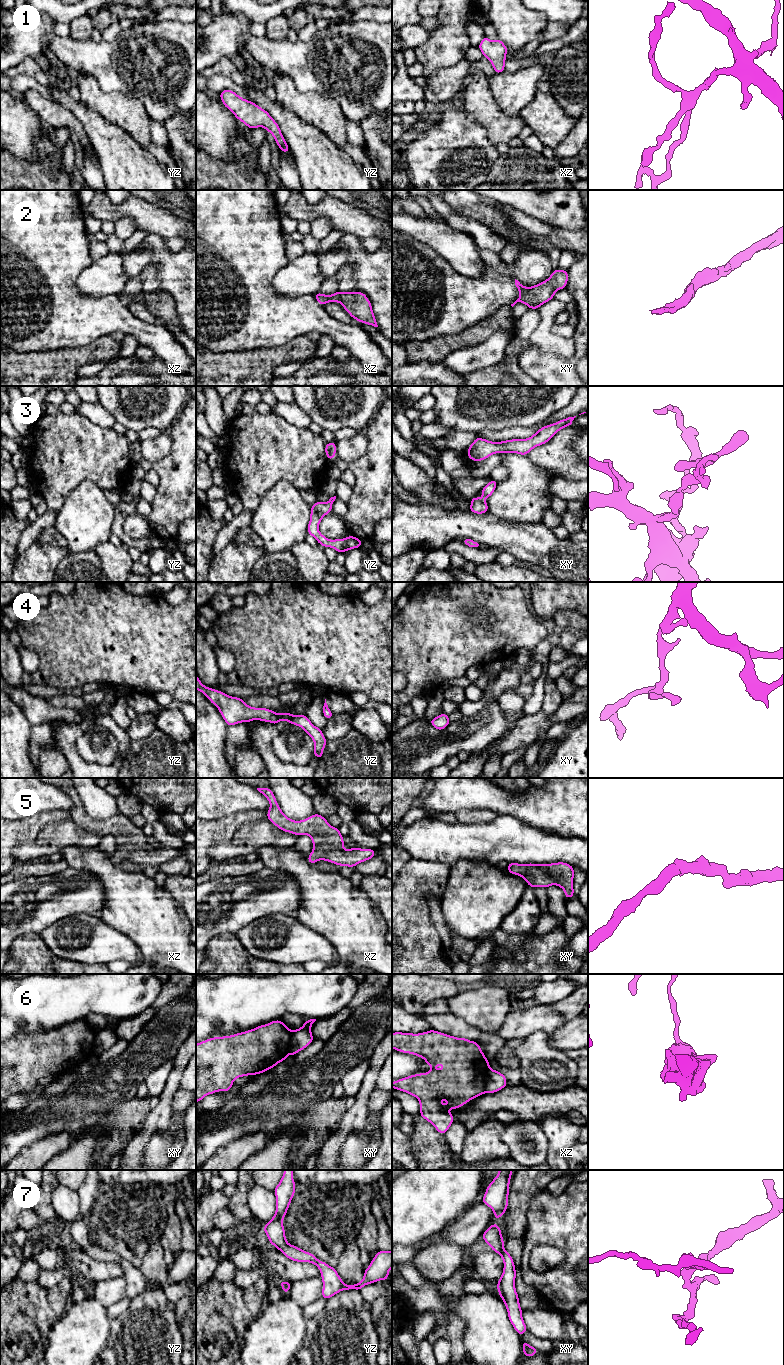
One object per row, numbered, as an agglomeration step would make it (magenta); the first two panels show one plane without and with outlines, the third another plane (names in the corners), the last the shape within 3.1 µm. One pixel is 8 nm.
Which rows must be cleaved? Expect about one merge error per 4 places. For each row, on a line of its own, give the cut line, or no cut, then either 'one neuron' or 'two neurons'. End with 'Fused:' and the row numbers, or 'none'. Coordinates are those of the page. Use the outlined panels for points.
1: no cut | one neuron
2: no cut | one neuron
3: no cut | one neuron
4: no cut | one neuron
5: no cut | one neuron
6: xz (488, 1067), (486, 1070), (487, 1080), (484, 1092) | two neurons
7: no cut | one neuron
Fused: 6

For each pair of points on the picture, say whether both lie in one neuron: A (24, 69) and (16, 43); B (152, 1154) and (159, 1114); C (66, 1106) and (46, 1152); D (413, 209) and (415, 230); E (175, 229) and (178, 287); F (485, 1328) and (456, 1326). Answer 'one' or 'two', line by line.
A: two
B: two
C: two
D: two
E: two
F: two

